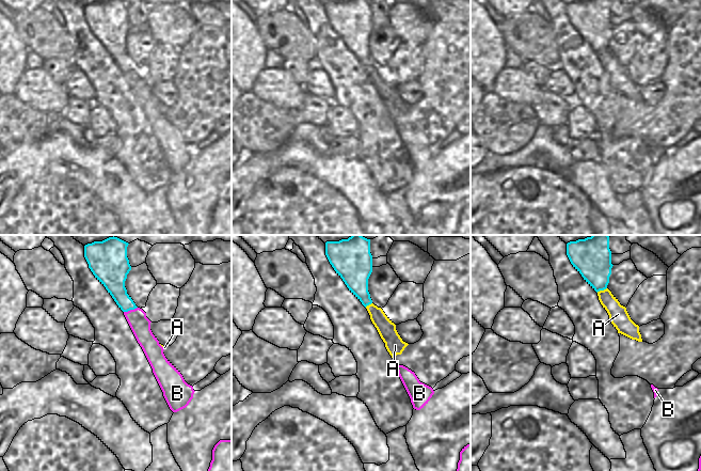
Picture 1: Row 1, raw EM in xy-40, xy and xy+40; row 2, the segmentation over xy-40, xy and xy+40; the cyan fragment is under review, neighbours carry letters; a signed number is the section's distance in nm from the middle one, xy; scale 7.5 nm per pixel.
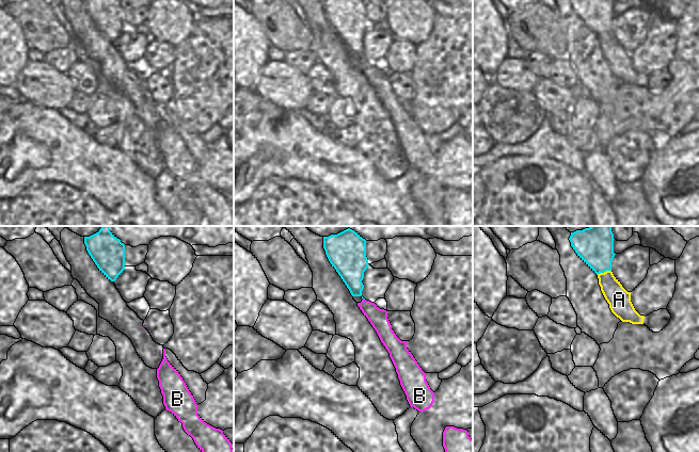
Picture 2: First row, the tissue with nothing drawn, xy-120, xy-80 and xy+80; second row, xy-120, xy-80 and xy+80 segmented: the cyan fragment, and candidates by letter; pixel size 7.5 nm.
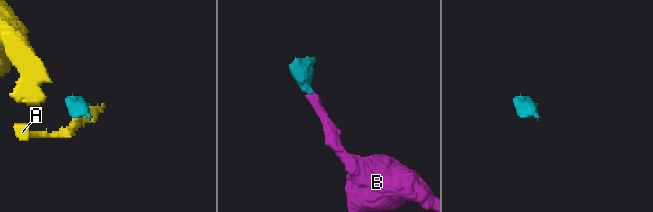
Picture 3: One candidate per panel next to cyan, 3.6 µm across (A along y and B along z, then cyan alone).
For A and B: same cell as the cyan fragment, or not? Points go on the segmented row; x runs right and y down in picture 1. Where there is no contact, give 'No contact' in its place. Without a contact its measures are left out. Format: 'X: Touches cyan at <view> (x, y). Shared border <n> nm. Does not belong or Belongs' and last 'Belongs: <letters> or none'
A: Touches cyan at xy+40 (601, 289). Shared border 90 nm. Does not belong
B: Touches cyan at xy-40 (130, 309). Shared border 110 nm. Belongs
Belongs: B.

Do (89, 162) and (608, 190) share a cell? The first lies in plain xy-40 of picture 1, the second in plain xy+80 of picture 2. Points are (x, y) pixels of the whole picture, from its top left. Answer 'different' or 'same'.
same

